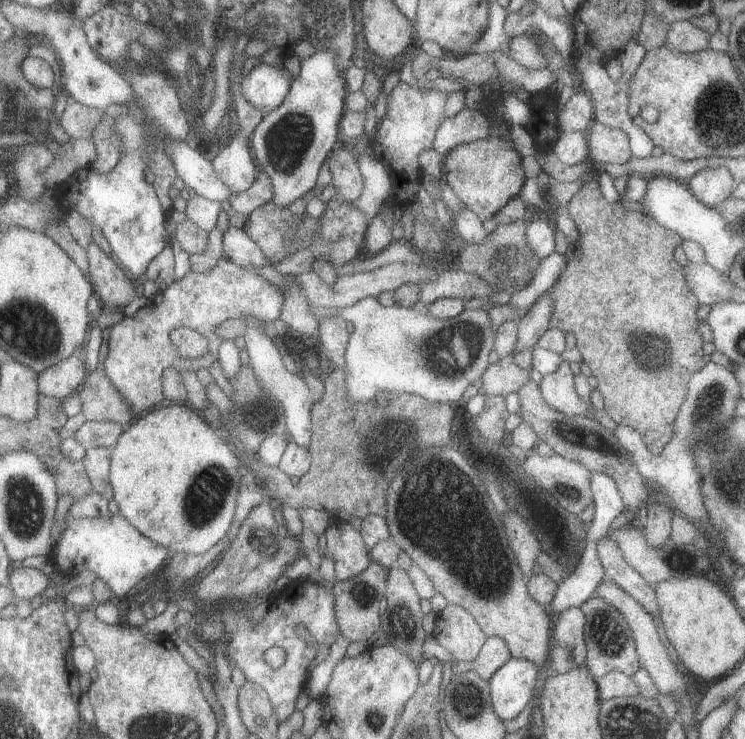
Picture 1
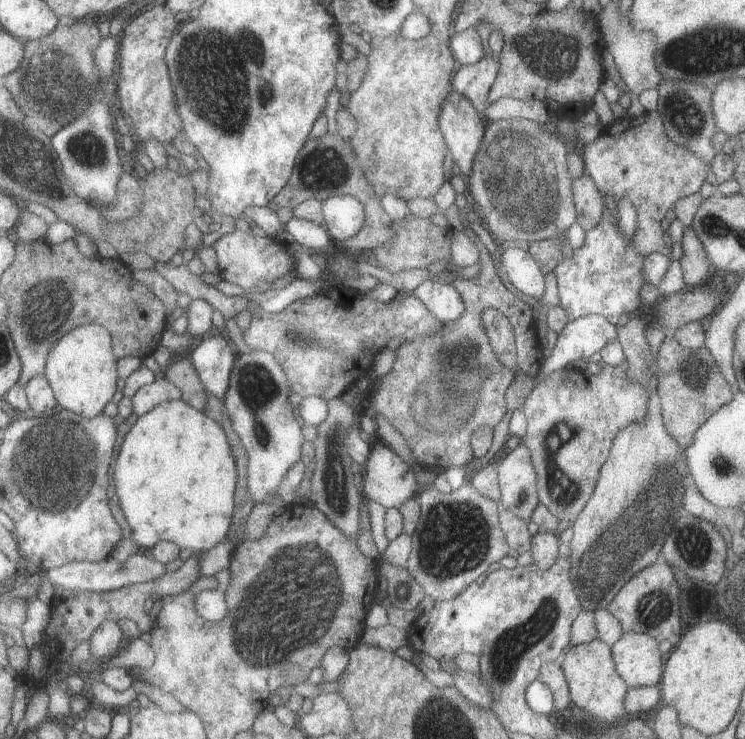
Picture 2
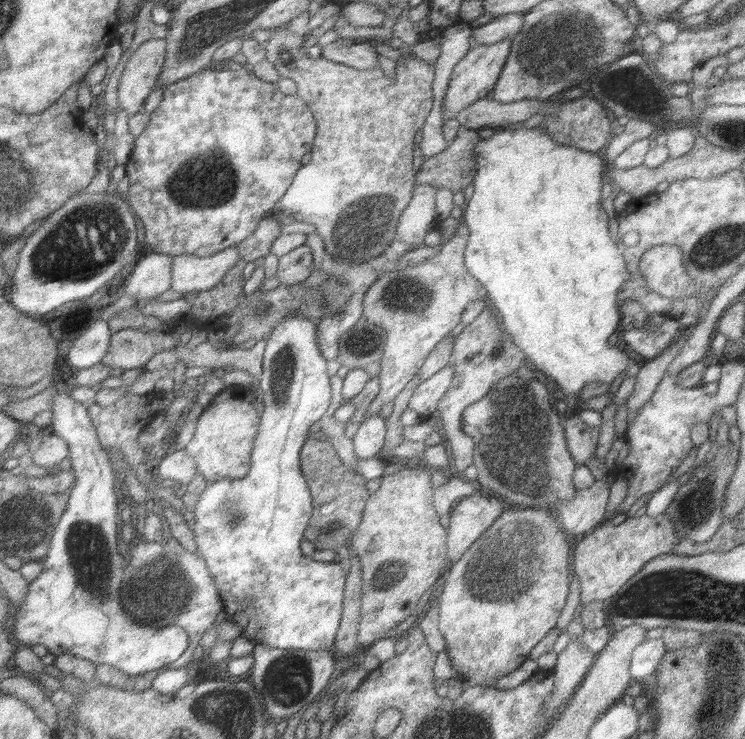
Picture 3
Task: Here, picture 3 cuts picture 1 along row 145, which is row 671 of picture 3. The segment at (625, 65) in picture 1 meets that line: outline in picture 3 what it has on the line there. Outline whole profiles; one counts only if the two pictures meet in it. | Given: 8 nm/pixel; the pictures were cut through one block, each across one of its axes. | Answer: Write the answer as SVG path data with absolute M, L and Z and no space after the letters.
M663 640L641 642L631 654L631 664L629 664L631 680L643 682L643 680L651 678L651 674L655 672L659 662L663 660L665 652L667 652L667 646L663 644Z

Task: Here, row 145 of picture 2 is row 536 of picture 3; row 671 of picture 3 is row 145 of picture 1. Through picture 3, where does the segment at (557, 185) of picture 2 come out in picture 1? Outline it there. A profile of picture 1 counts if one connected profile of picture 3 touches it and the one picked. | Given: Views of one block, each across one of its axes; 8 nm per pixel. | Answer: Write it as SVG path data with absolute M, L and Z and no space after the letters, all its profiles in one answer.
M503 88L491 90L489 96L483 96L481 110L493 122L493 132L487 138L477 138L473 142L455 146L453 150L449 150L445 160L443 178L459 196L463 208L475 212L483 222L497 218L497 214L509 202L509 198L513 198L519 192L519 188L523 188L523 160L519 158L519 152L513 148L511 142L511 124L507 124L503 112L505 96L507 94L503 94Z

